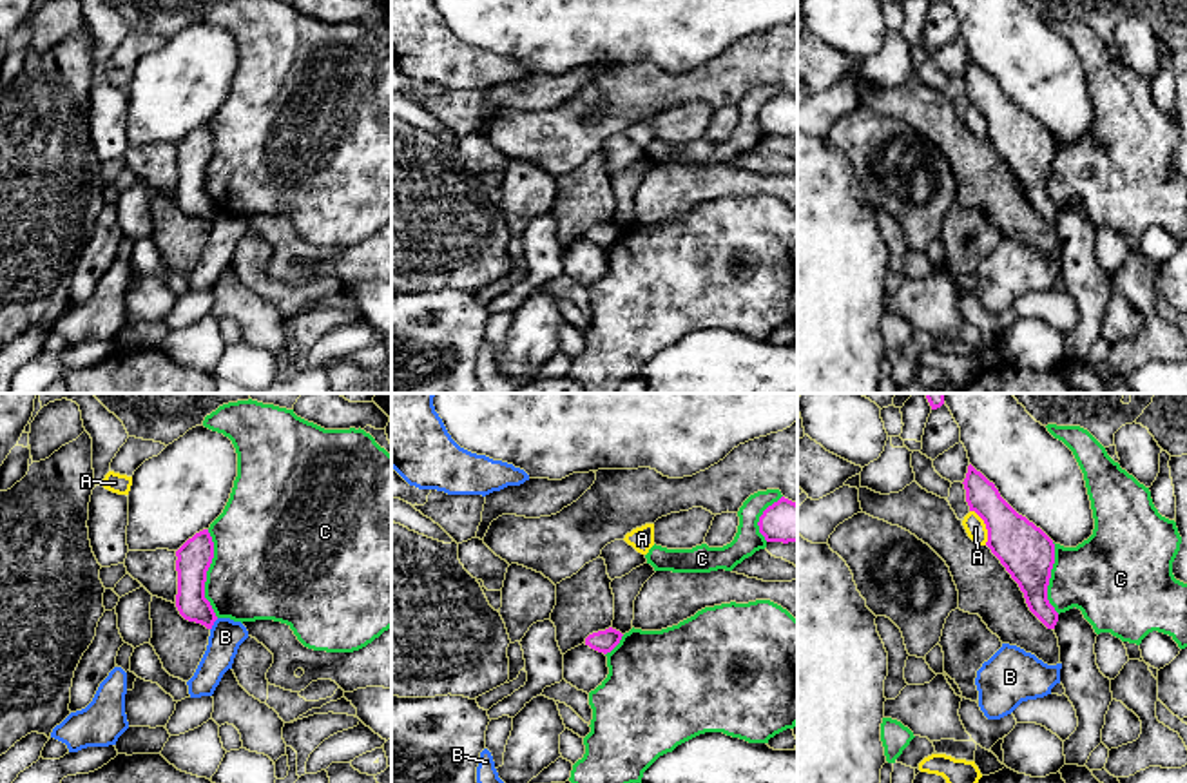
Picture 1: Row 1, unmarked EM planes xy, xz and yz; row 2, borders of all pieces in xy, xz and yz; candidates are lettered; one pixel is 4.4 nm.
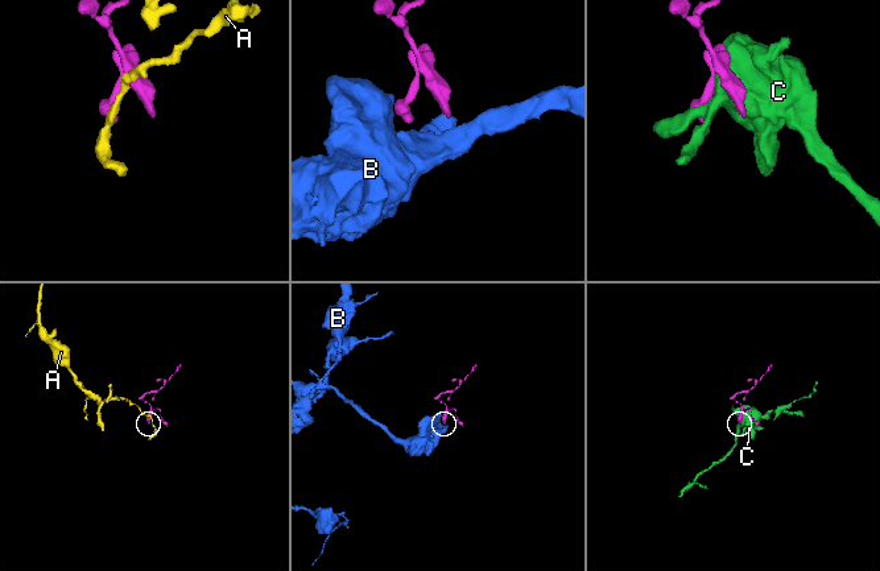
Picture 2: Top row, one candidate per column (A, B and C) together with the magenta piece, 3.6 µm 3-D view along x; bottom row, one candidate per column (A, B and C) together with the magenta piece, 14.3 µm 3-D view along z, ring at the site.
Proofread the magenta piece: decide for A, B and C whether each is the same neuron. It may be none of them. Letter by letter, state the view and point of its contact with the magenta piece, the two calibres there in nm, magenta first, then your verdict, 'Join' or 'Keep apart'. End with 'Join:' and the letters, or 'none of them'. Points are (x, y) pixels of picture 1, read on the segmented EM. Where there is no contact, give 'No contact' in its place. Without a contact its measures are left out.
A: Touches magenta at yz (986, 526). Thickness 240 nm (magenta) against 90 nm. Keep apart
B: Touches magenta at xy (212, 624). Thickness 140 nm (magenta) against 140 nm. Keep apart
C: Touches magenta at xy (205, 573). Thickness 160 nm (magenta) against 440 nm. Keep apart
Join: none of them

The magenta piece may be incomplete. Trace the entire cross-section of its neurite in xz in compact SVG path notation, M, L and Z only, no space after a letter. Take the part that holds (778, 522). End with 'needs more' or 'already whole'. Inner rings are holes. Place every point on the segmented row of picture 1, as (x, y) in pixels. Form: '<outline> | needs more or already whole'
M781 497L763 511L758 526L767 542L797 542L797 504Z | already whole

